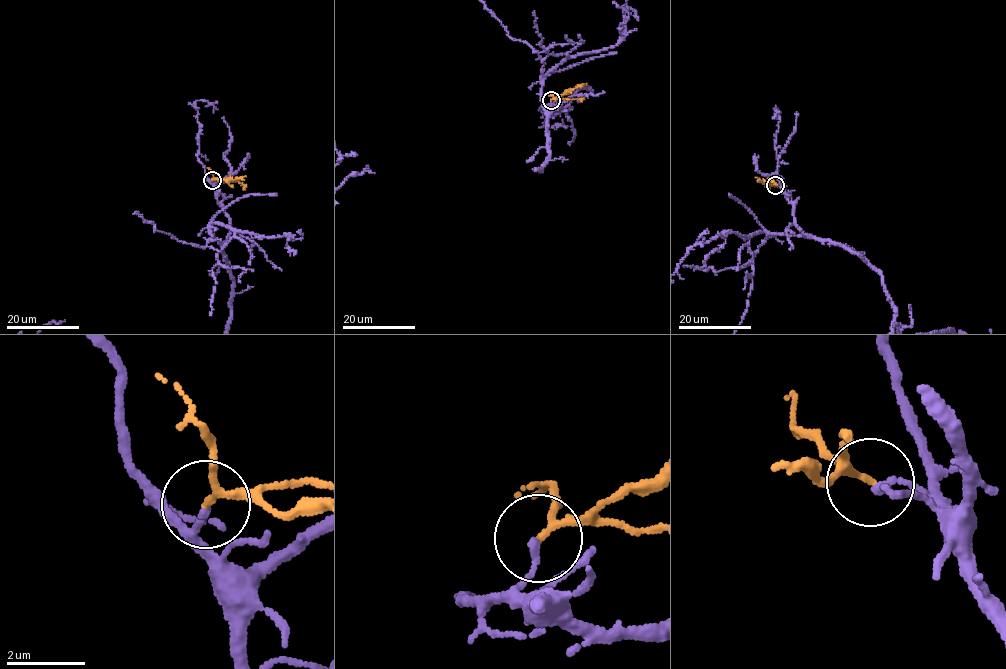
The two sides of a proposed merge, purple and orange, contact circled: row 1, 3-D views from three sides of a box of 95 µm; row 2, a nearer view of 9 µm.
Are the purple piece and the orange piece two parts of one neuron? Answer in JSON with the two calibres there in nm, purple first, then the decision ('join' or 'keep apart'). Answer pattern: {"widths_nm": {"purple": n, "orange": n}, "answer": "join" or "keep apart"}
{"widths_nm": {"purple": 180, "orange": 140}, "answer": "keep apart"}

